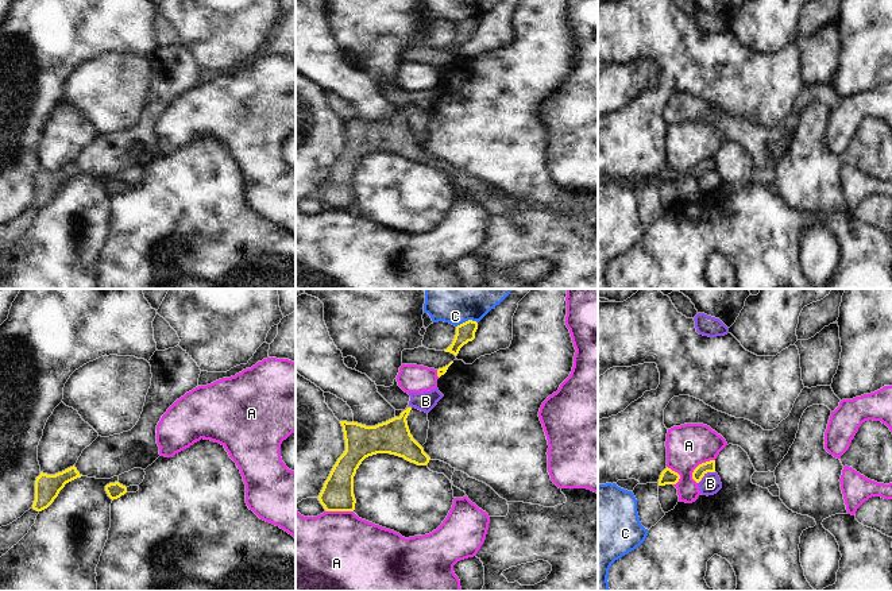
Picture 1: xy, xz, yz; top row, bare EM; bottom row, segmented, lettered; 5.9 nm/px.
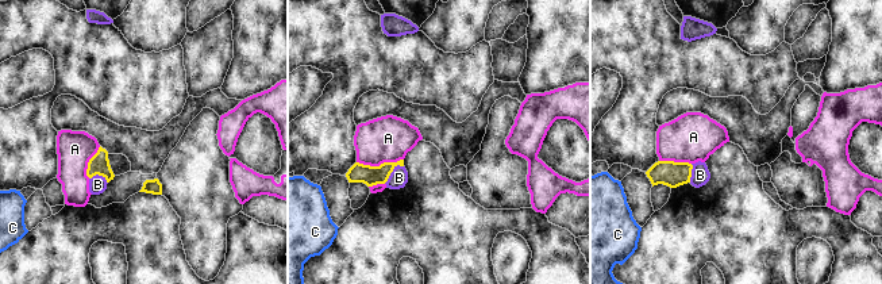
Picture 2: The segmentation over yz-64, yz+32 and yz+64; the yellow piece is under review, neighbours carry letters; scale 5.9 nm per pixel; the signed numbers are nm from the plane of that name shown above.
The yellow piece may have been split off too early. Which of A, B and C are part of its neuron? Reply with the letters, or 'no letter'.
no letter

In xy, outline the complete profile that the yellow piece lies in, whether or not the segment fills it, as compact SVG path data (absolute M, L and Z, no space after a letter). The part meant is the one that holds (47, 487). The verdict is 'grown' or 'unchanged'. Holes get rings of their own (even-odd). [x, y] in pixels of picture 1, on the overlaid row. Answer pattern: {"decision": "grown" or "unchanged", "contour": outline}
{"decision": "unchanged", "contour": "M74 466L55 475L40 472L35 480L35 501L32 509L36 511L47 509L66 483L81 476Z"}

